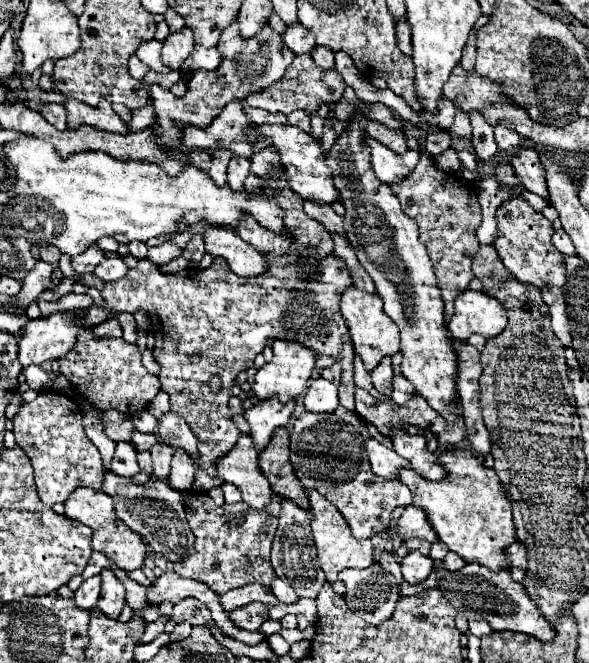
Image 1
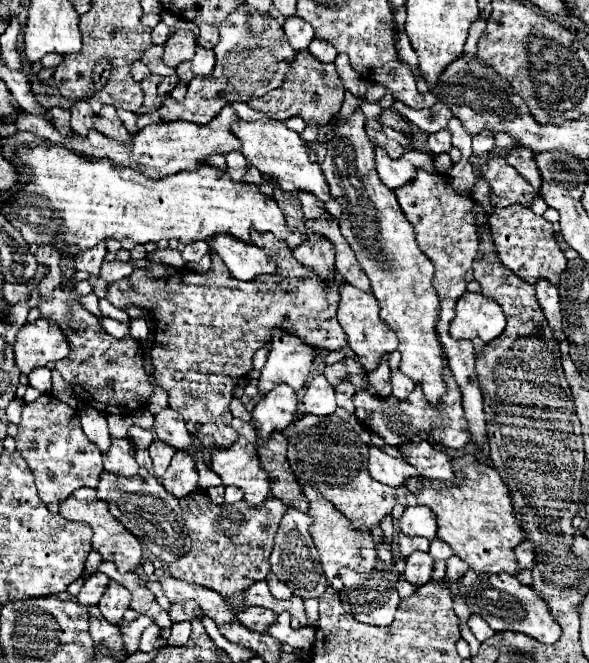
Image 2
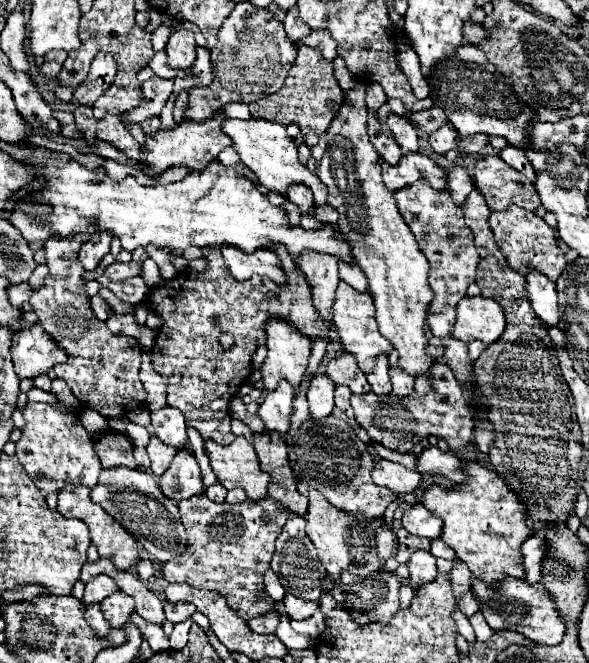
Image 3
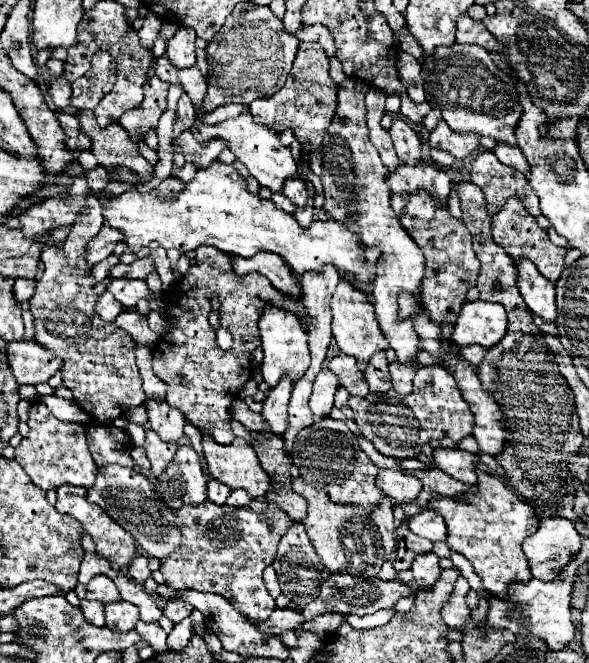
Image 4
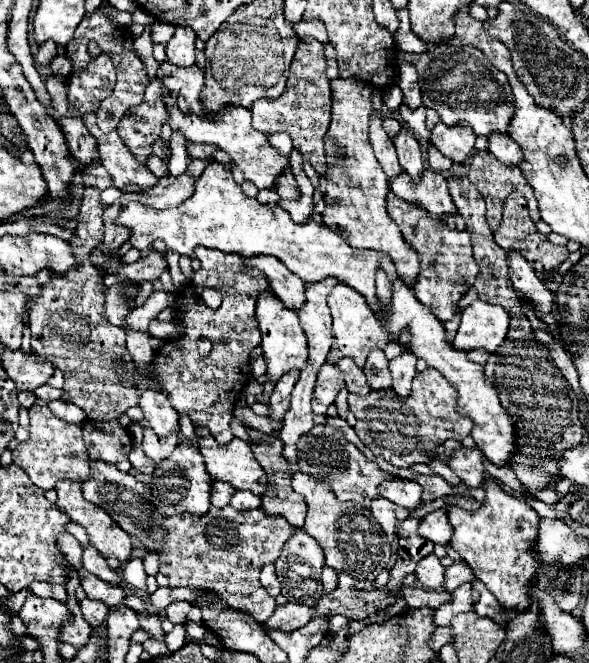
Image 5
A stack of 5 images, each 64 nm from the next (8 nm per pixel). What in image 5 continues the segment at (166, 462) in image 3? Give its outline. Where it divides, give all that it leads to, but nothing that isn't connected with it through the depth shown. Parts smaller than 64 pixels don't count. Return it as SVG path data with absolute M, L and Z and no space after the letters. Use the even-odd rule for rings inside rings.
M144 428L144 442L142 442L142 448L146 452L146 456L156 464L160 466L172 452L174 448L178 446L178 436L172 434L172 436L166 436L166 438L160 438L152 432L152 428Z

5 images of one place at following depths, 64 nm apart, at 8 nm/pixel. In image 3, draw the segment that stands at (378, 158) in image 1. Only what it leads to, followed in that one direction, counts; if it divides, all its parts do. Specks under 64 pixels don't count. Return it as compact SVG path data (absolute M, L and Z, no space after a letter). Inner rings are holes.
M410 152L408 156L402 156L396 166L390 166L384 158L380 158L380 166L382 166L382 180L386 188L392 192L414 184L418 178L426 178L430 186L438 190L448 188L446 172L420 152Z

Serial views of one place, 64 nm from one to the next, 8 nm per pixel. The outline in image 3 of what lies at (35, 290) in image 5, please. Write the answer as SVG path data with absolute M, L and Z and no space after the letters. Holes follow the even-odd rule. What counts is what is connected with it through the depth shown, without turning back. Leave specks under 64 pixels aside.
M28 282L8 288L8 300L10 300L10 304L16 306L16 308L20 308L24 302L28 302L30 296L32 296L32 288L30 288Z

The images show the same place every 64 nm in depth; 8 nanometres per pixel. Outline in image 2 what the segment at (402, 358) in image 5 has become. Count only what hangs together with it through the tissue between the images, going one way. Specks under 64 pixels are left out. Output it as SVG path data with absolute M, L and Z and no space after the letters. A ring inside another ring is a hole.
M392 372L392 396L398 400L406 400L408 394L416 388L416 384L412 380L408 380L408 376L404 376L402 372Z

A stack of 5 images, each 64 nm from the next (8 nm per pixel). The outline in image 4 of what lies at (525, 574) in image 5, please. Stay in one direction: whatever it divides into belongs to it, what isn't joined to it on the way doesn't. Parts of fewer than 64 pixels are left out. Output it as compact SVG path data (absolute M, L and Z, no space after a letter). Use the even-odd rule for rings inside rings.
M476 470L476 474L478 480L470 486L476 492L468 490L458 500L432 494L428 506L446 520L446 544L450 550L462 554L472 564L474 572L482 578L482 584L488 592L504 598L508 594L510 582L530 580L530 568L522 552L522 542L538 530L538 516L510 488L506 488L500 478L482 470Z

